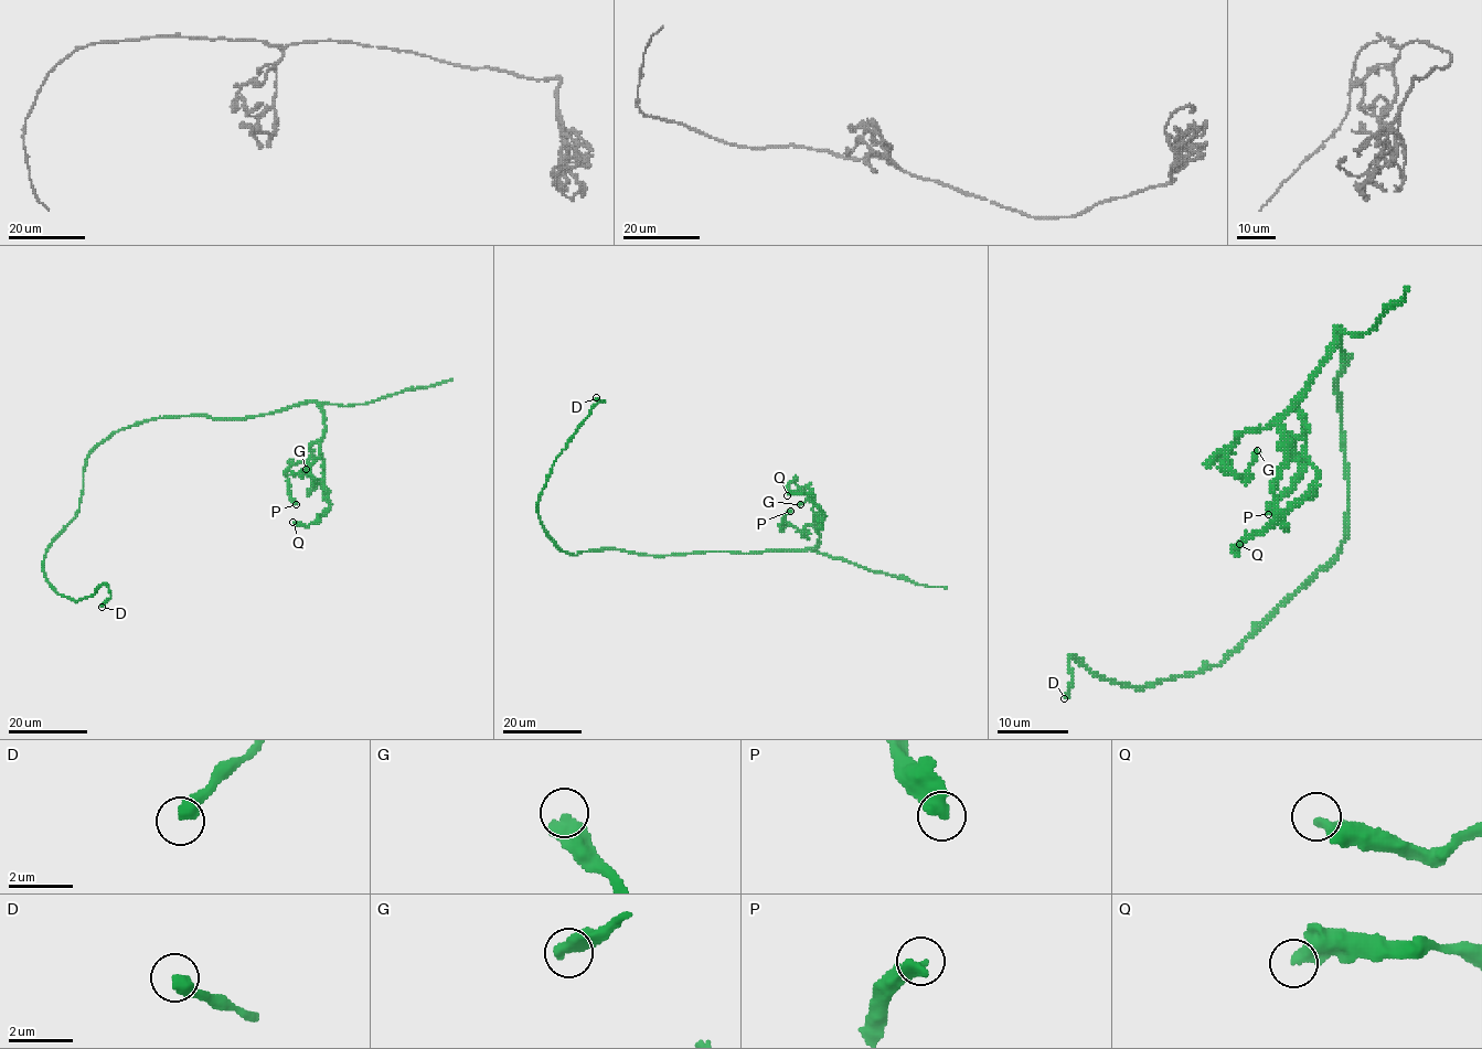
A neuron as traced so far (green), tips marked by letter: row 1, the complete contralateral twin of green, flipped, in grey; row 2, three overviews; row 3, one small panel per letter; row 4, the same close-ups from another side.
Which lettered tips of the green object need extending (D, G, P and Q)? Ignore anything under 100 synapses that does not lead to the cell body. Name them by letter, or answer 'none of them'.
none of them

